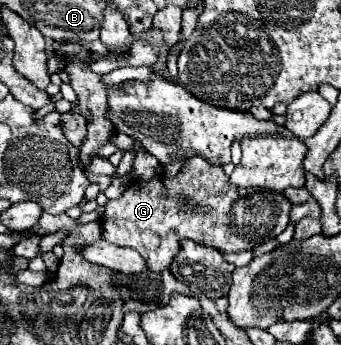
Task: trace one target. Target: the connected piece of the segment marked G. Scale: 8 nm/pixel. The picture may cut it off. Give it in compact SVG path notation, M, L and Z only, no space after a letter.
M194 156L186 160L180 174L174 178L152 178L148 182L132 180L128 190L118 200L110 200L106 204L102 218L102 238L118 246L134 248L146 260L148 270L160 272L170 266L172 258L178 254L178 242L184 238L212 246L224 254L252 250L254 246L276 238L288 226L290 210L292 204L284 194L260 188L238 188L228 180L222 166L212 166L204 158Z

